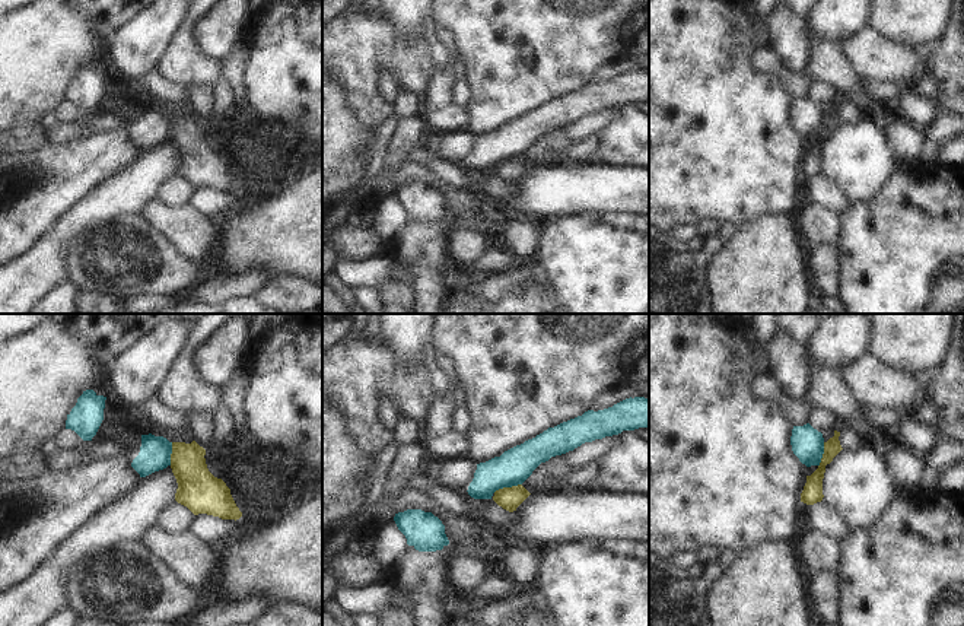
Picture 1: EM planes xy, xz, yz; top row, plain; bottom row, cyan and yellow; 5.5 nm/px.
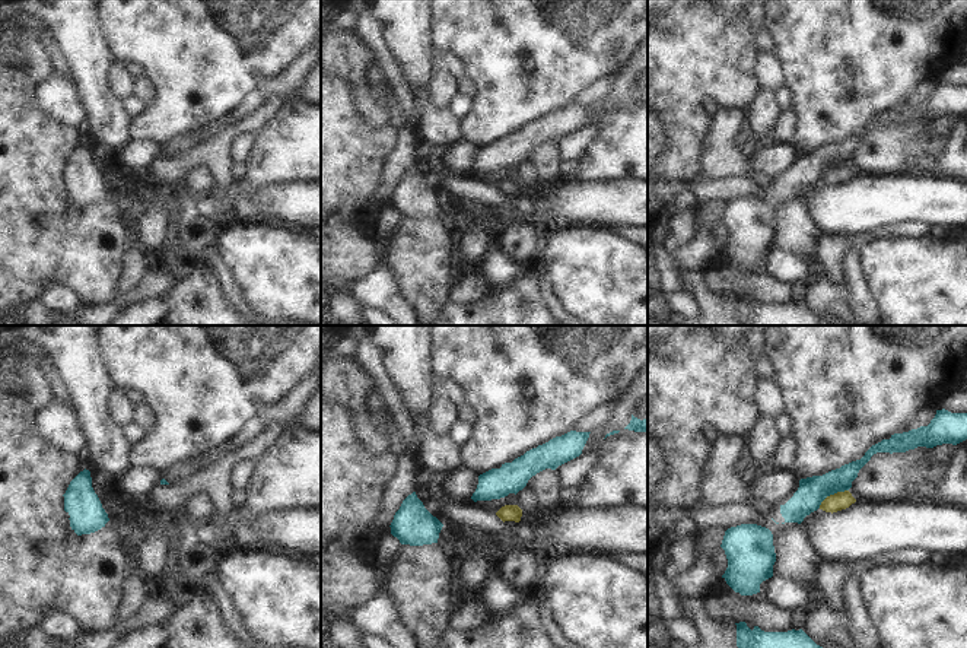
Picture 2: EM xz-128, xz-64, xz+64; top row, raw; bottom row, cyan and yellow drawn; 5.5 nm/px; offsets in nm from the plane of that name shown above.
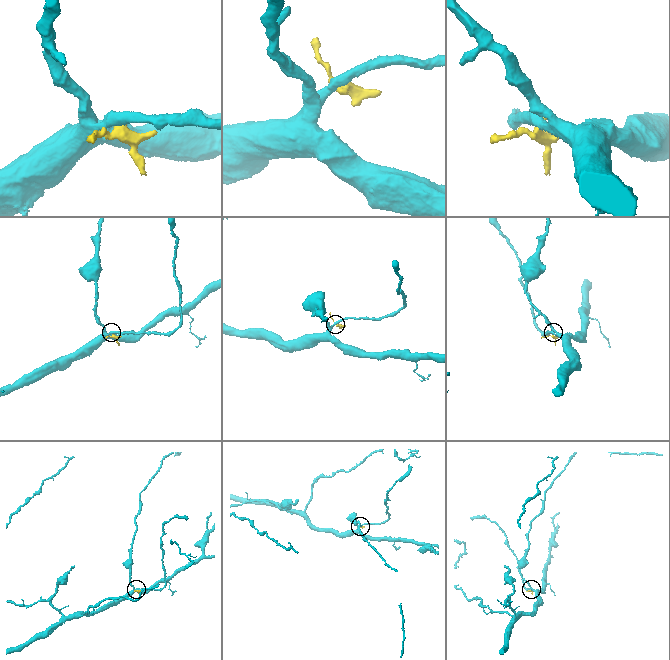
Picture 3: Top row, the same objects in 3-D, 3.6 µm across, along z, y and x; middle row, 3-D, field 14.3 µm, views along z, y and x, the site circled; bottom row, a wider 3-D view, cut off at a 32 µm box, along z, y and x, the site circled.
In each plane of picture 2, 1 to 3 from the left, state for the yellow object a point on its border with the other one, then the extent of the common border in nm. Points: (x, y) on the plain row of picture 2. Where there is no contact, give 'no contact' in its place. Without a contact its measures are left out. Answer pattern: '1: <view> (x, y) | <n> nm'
1: no contact
2: no contact
3: xz+64 (832, 167) | 190 nm

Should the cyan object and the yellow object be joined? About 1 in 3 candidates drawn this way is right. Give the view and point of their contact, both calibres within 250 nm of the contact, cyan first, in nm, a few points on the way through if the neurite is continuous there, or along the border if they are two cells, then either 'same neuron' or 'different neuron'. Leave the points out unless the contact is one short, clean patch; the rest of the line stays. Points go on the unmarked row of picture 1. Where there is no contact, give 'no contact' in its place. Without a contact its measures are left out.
meets cyan in xz at (506, 159); 190 nm thick on the cyan side, 130 nm on the other; border along xz (521, 156), (503, 159), (493, 165); different neuron

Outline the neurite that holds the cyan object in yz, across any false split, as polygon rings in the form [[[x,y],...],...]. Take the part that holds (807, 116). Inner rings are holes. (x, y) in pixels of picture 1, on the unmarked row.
[[[809,96],[804,99],[793,99],[790,118],[793,127],[806,140],[820,139],[824,127],[823,107],[814,102]]]

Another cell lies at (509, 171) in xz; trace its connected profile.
[[[518,158],[496,163],[493,174],[503,182],[513,185],[529,168],[522,158]]]

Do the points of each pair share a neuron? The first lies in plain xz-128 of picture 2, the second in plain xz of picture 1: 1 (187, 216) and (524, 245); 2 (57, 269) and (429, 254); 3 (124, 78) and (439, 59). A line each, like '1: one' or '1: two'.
1: one
2: one
3: two

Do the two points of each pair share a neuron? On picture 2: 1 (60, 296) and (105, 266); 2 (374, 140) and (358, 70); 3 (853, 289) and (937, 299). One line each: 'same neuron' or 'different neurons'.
1: different neurons
2: different neurons
3: different neurons

